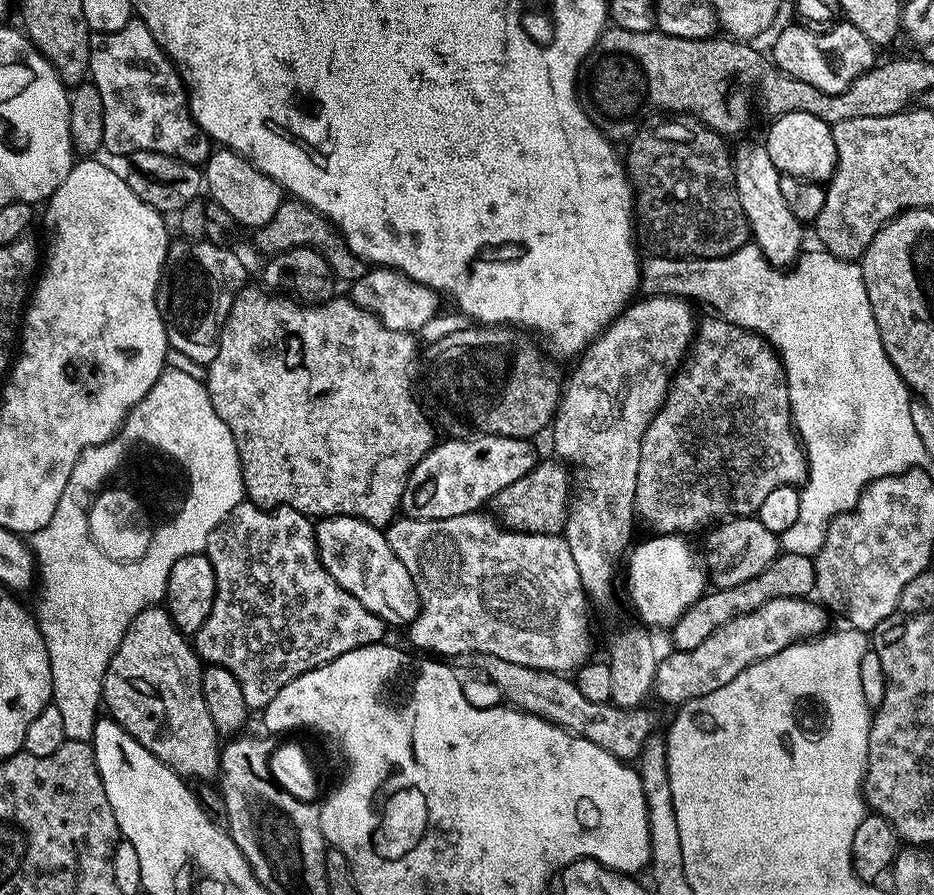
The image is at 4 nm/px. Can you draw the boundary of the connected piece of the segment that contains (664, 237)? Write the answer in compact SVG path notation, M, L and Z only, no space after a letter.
M691 118L656 119L660 120L637 127L628 156L626 152L628 179L632 182L634 193L635 235L643 243L645 240L652 247L653 253L661 256L697 260L729 256L734 250L749 243L750 233L748 219L736 189L734 160L731 155L728 157L728 148L724 145L725 137Z

